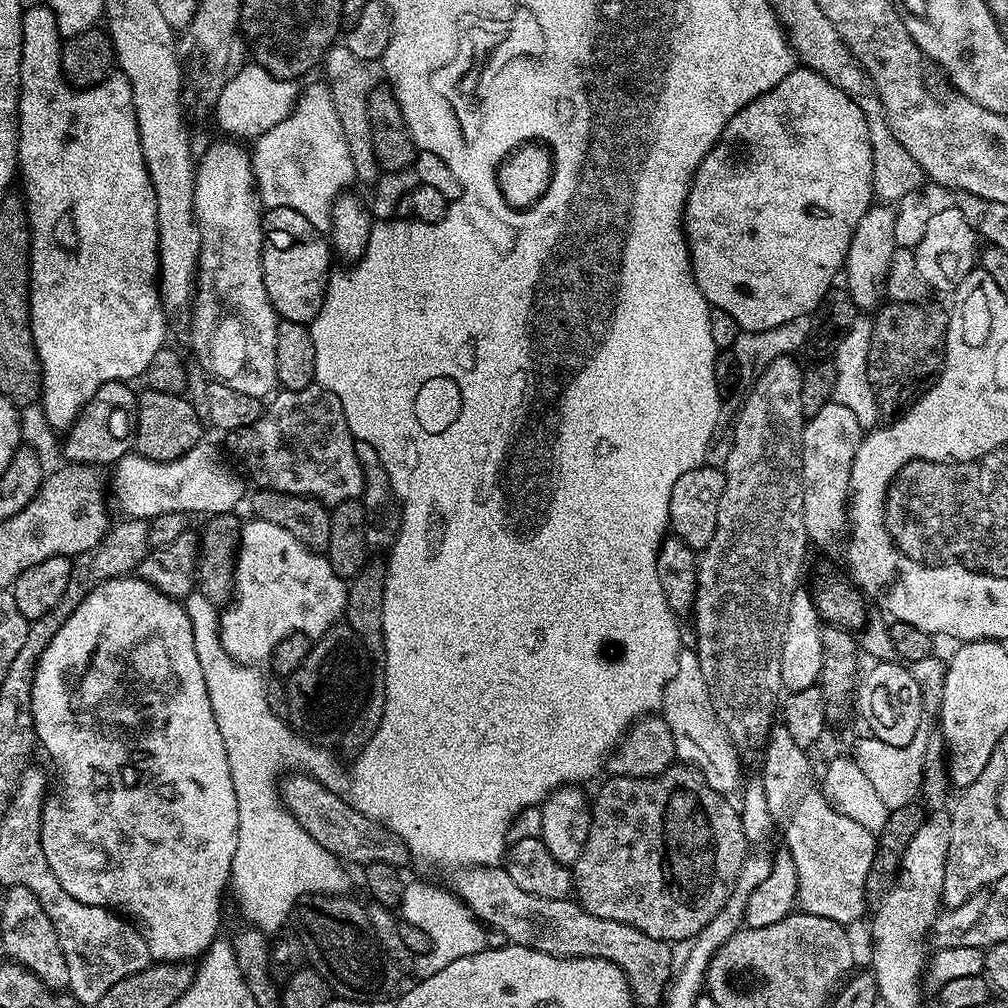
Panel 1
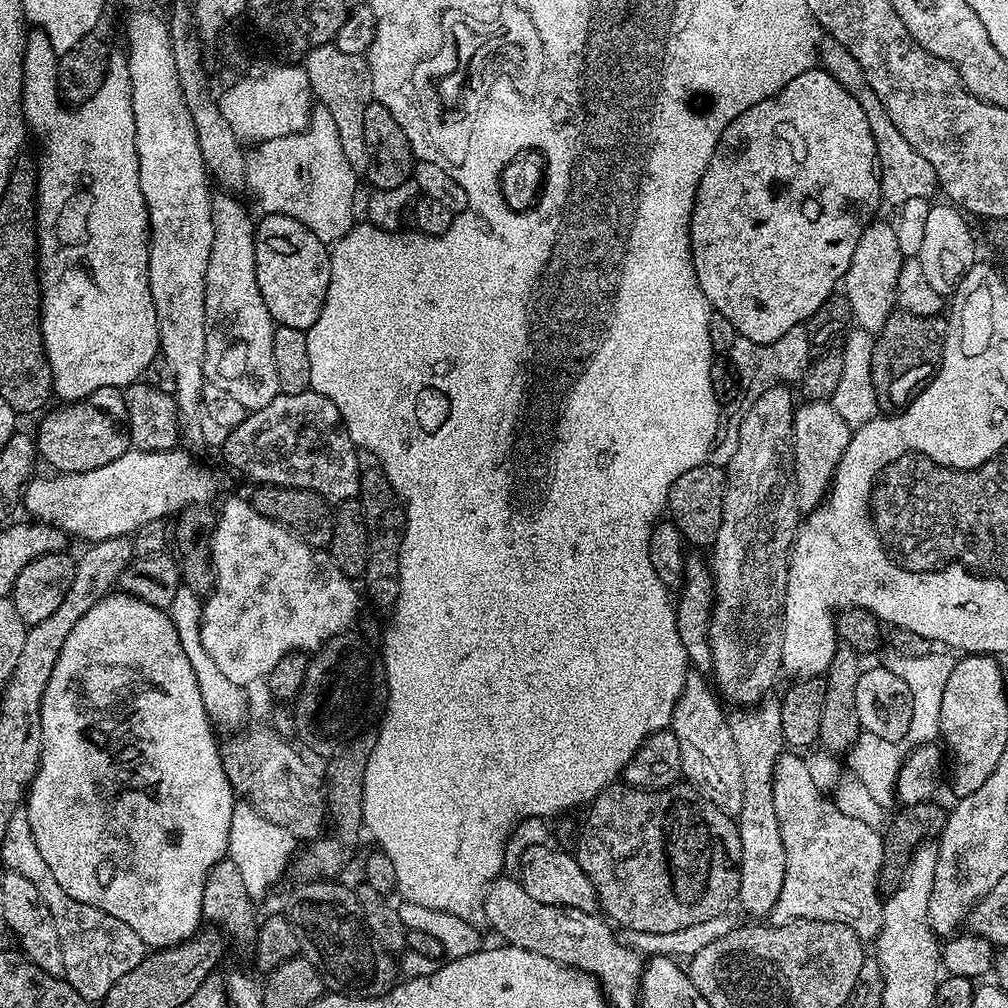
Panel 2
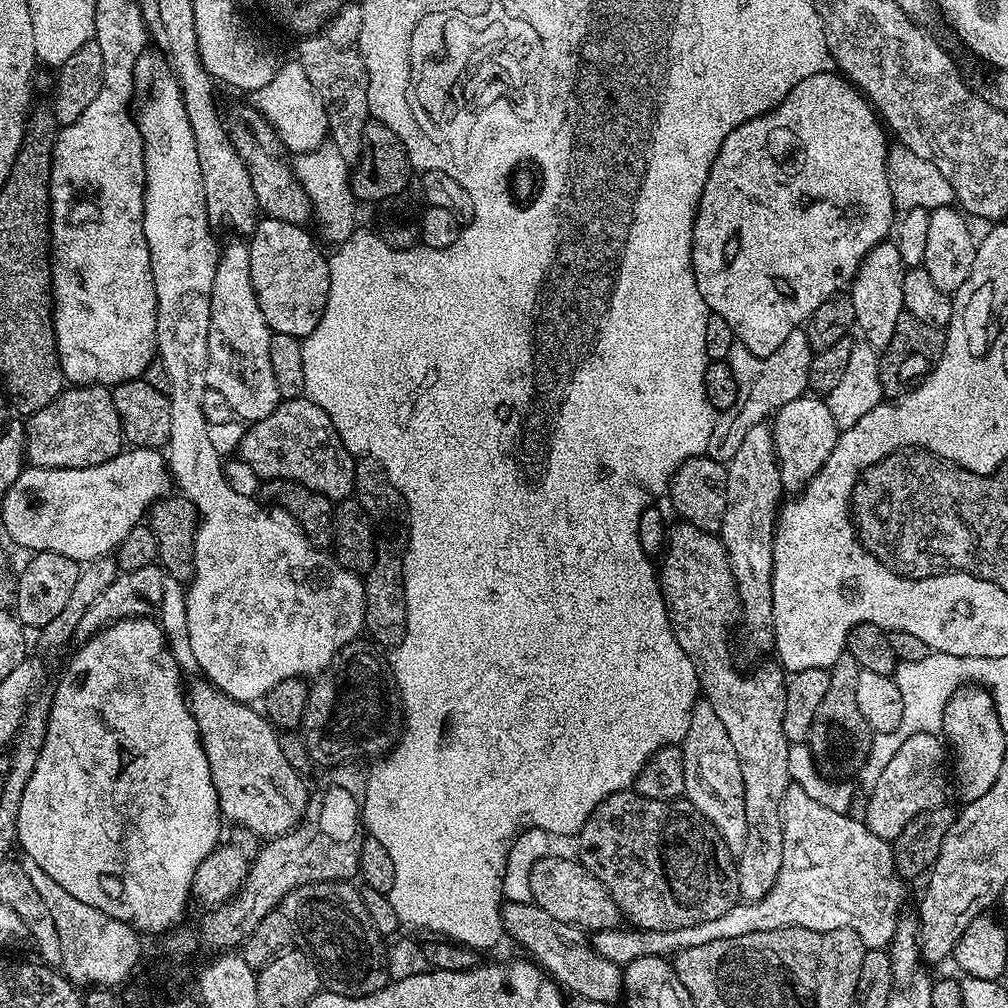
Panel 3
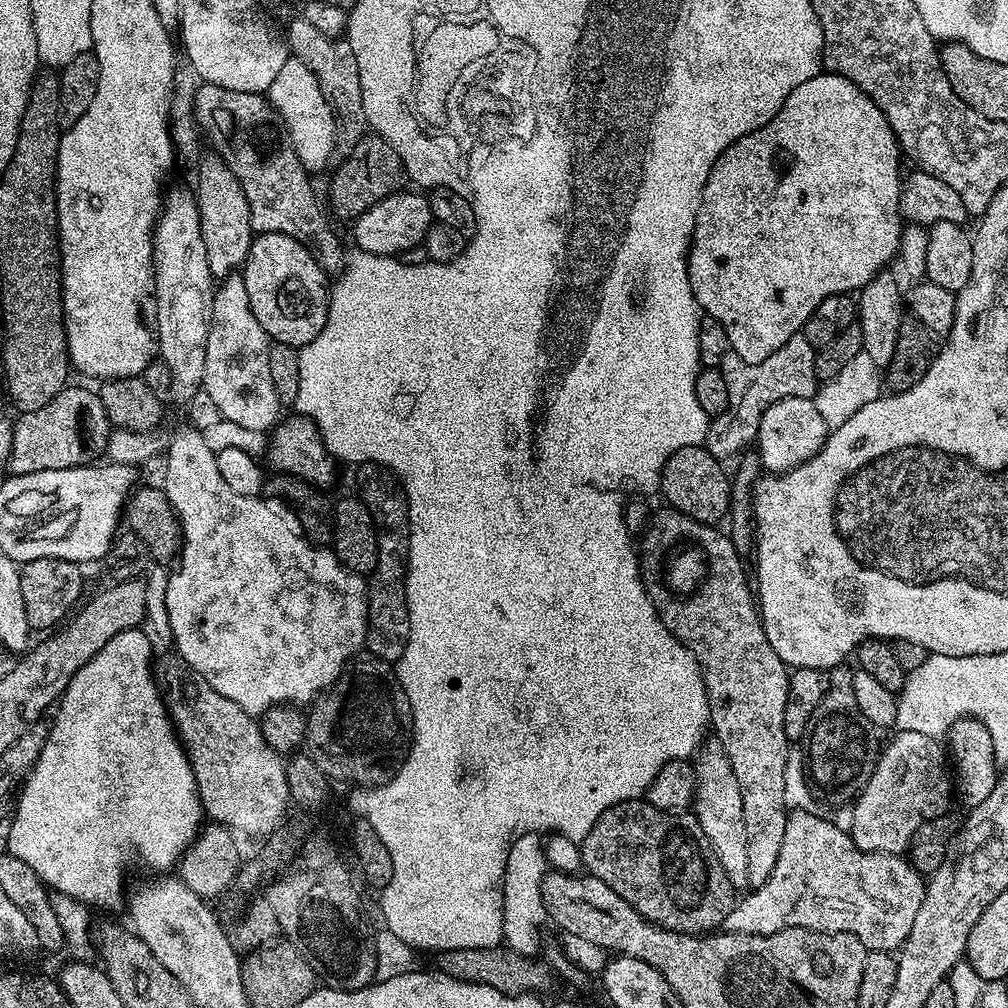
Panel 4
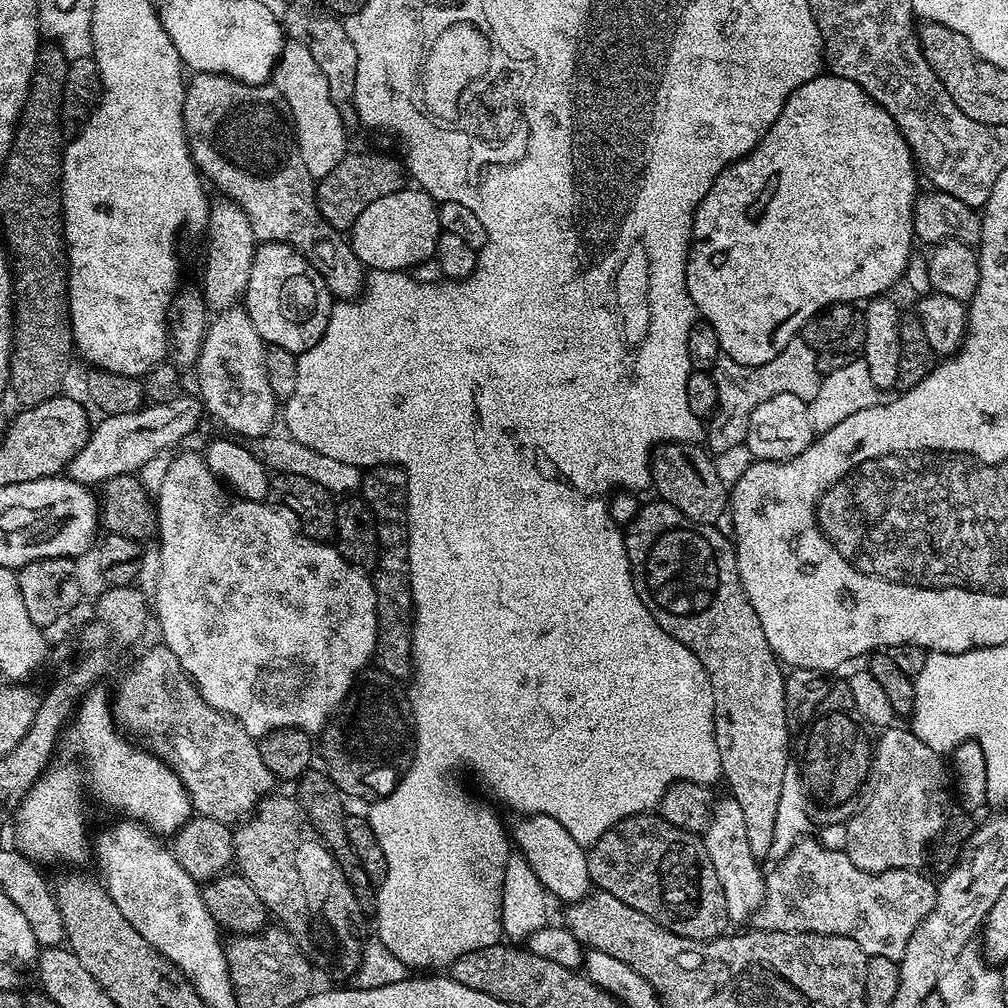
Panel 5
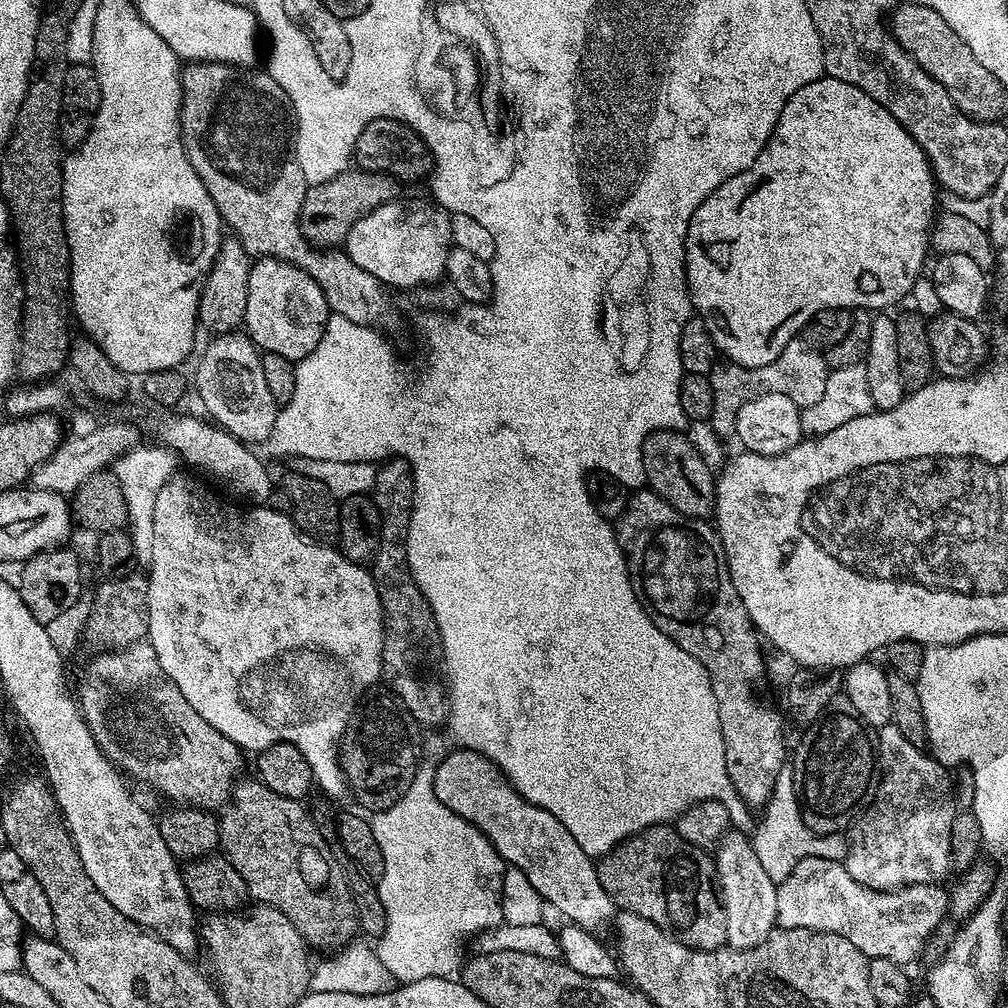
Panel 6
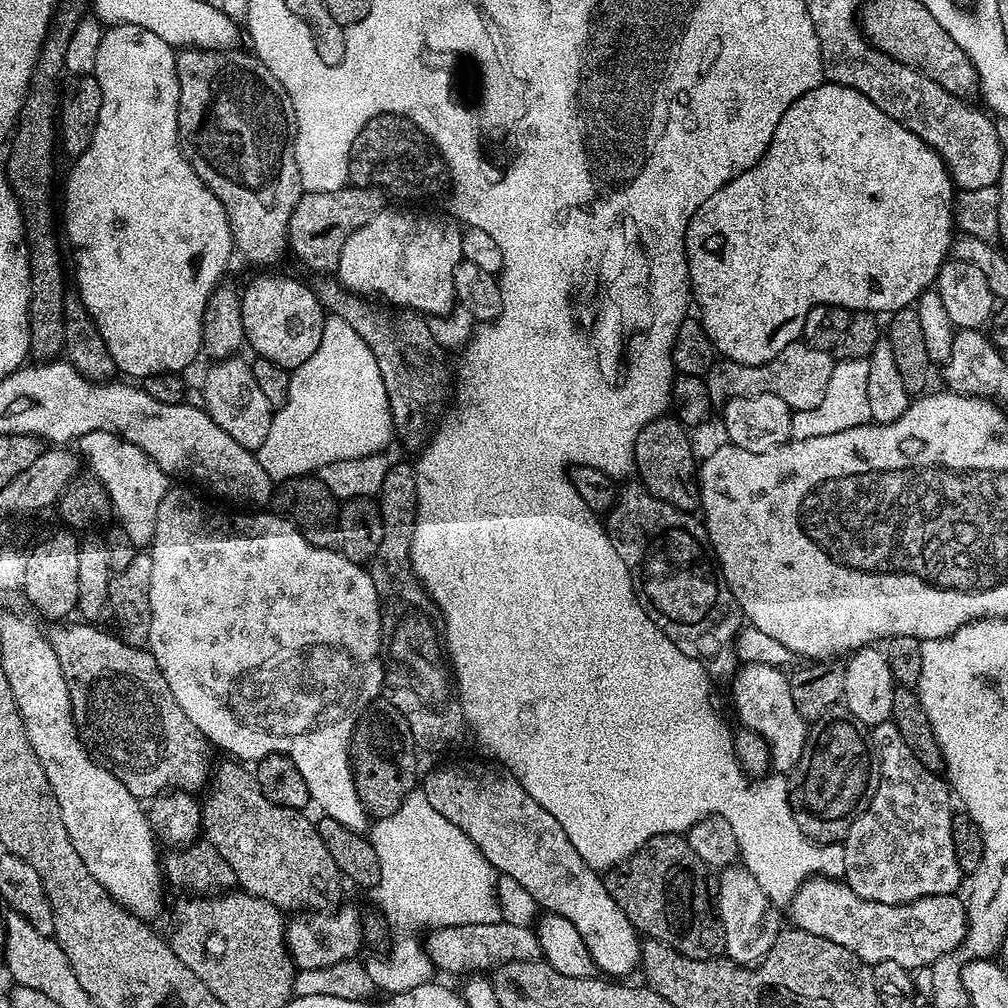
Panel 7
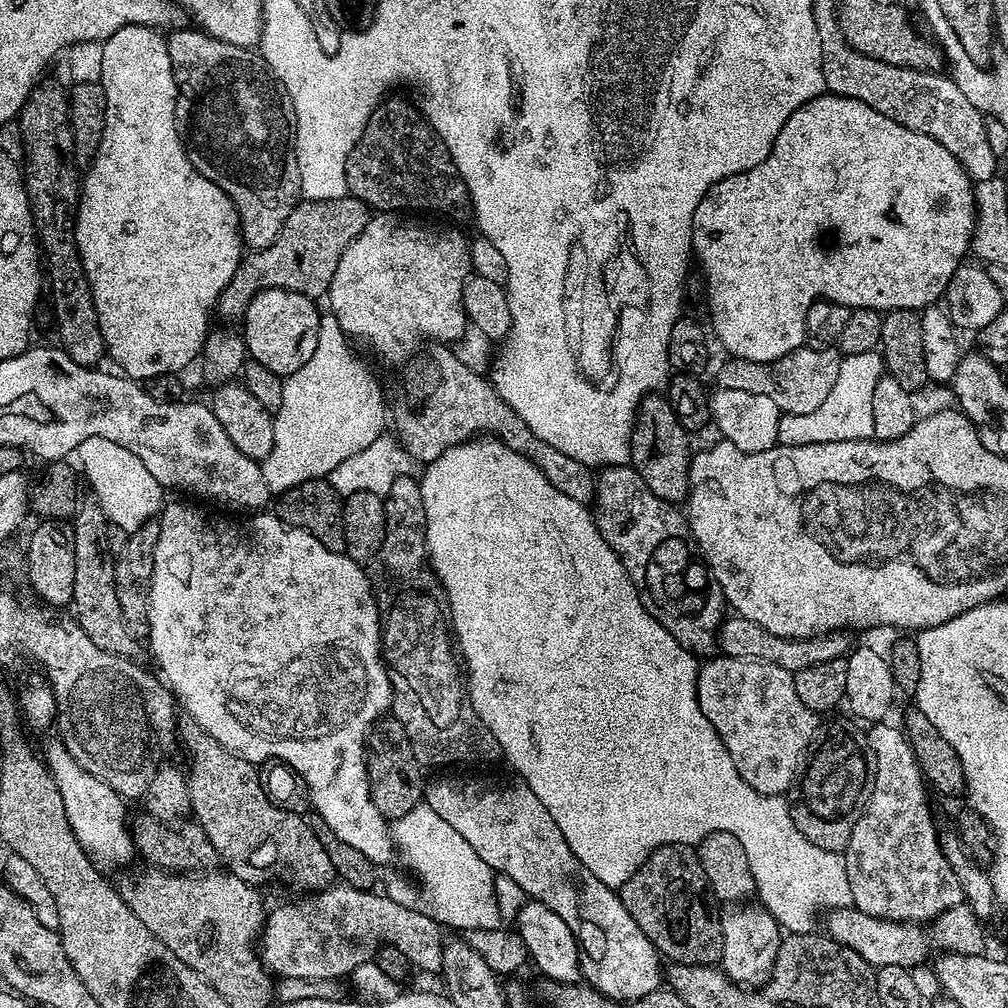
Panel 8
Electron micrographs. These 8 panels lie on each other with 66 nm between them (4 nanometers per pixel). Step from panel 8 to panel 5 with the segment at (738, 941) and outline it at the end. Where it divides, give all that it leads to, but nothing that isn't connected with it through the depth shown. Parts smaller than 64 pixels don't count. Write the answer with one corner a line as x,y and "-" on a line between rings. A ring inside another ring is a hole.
731,798
717,799
712,809
712,821
702,833
706,846
706,854
710,854
710,862
714,862
714,874
718,874
718,882
722,882
722,894
726,894
726,910
729,921
751,921
760,910
764,900
765,873
760,873
761,861
750,850
750,841
746,839
746,818
742,818
742,806

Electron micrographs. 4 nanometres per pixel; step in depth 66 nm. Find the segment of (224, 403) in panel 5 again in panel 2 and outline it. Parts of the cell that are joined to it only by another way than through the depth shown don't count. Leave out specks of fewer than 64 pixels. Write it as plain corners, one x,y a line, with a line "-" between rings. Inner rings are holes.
217,195
212,201
212,221
214,222
214,246
210,246
210,266
206,266
206,358
204,359
204,379
207,383
218,386
218,390
226,390
230,398
242,402
249,413
266,407
275,396
281,393
278,382
278,370
274,370
274,346
272,345
272,329
274,321
270,310
266,310
266,302
262,298
262,290
258,290
258,274
256,273
256,224
248,217
248,212
235,200
235,195

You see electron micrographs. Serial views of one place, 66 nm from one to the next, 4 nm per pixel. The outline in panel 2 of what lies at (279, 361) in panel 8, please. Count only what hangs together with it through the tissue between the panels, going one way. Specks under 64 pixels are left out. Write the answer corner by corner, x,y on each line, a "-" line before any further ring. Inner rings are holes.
270,213
259,218
261,220
256,224
256,273
258,290
262,290
266,310
270,310
273,321
279,326
307,330
310,326
314,326
318,314
322,314
326,290
330,286
329,245
319,241
314,233
294,217

